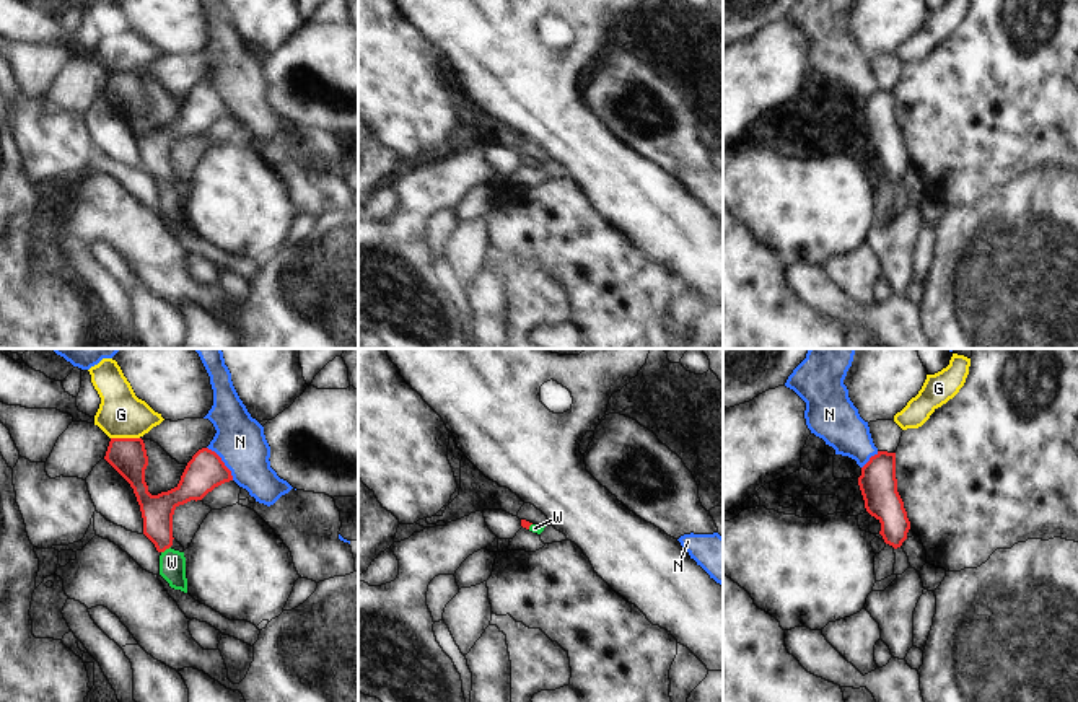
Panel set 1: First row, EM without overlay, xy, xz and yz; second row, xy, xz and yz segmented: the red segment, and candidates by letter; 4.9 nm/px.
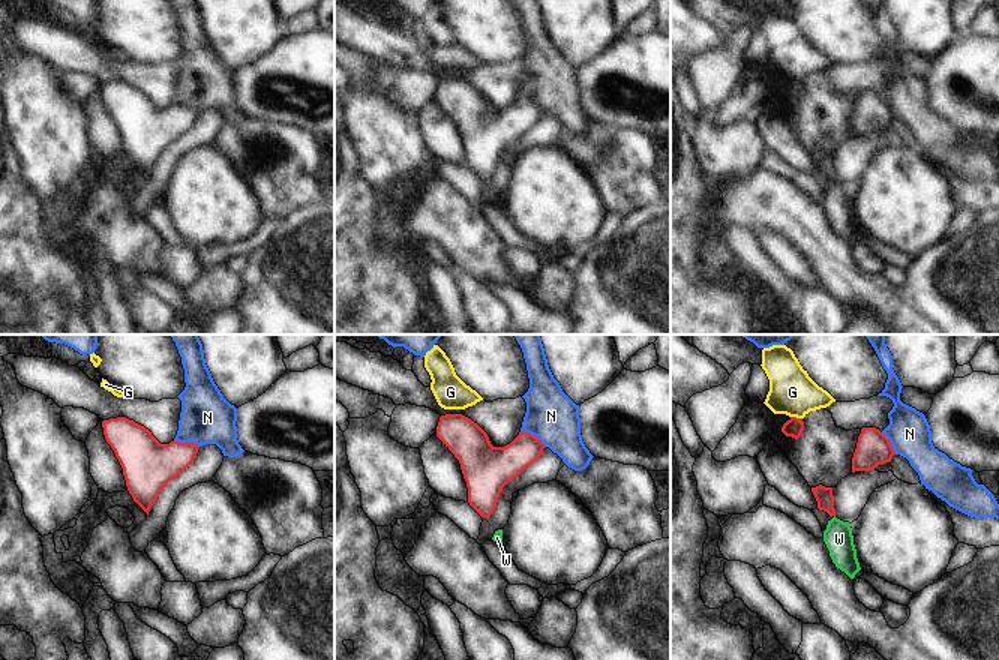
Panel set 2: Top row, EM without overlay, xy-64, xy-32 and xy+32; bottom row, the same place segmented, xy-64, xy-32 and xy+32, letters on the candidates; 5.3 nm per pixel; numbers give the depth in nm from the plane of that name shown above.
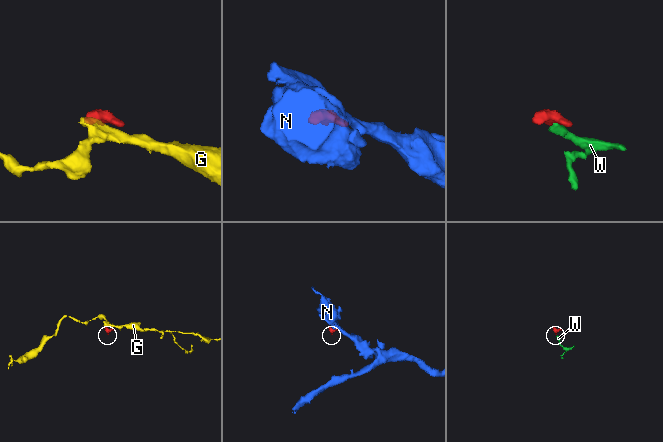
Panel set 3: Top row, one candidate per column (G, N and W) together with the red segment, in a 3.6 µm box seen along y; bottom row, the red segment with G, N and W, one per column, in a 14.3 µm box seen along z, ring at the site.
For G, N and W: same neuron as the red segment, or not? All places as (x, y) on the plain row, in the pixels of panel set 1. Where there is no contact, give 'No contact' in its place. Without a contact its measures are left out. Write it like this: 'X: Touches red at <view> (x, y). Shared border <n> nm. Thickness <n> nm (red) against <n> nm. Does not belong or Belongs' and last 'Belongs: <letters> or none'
G: Touches red at xy (126, 74). Shared border 140 nm. Thickness 180 nm (red) against 240 nm. Does not belong
N: Touches red at xy (223, 98). Shared border 220 nm. Thickness 190 nm (red) against 240 nm. Does not belong
W: Touches red at xy (165, 184). Shared border 60 nm. Thickness 160 nm (red) against 130 nm. Belongs
Belongs: W

